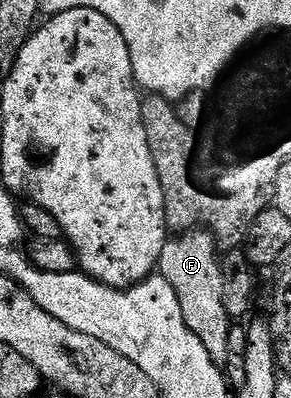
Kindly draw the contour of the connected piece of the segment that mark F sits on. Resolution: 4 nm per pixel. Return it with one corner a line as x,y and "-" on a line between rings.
198,227
178,232
165,242
157,264
159,275
171,283
175,296
179,299
179,308
183,311
183,320
191,332
203,343
207,355
220,366
227,363
227,335
234,322
223,308
223,275
219,246
213,234

